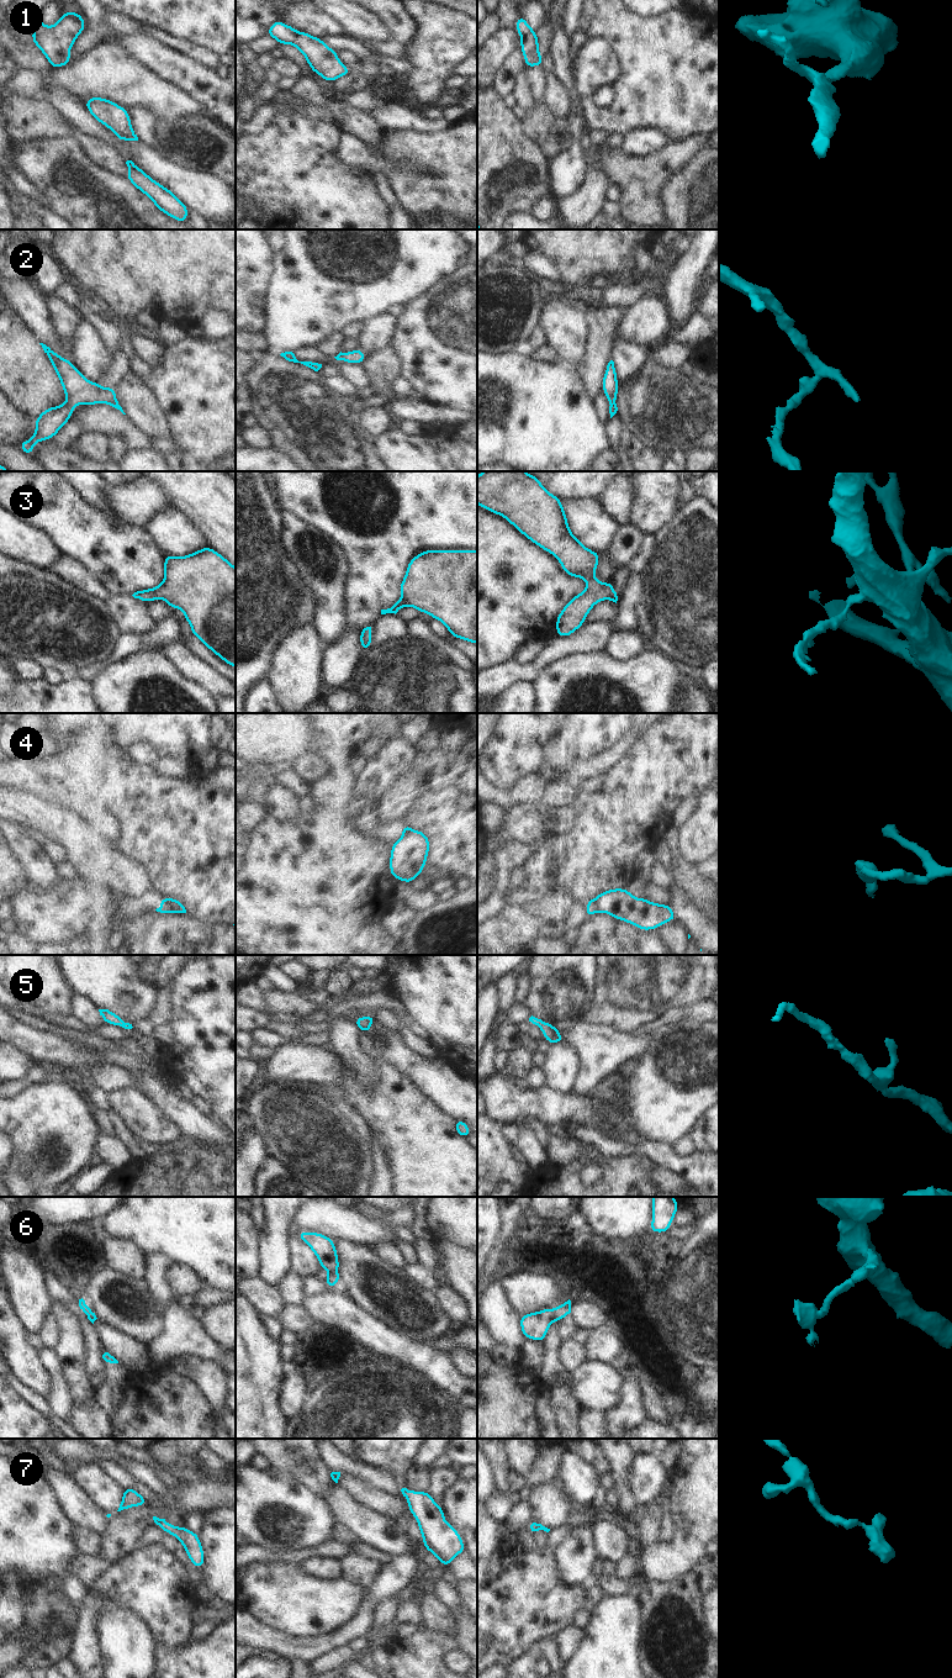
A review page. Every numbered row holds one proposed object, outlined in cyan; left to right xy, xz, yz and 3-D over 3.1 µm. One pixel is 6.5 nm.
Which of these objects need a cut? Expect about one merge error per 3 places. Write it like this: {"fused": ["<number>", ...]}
{"fused": ["4", "6"]}

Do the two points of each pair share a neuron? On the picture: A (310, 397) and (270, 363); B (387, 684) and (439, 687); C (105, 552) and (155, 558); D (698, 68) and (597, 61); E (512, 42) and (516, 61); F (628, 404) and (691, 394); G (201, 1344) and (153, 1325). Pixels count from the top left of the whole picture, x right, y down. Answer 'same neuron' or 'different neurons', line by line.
A: same neuron
B: same neuron
C: same neuron
D: different neurons
E: different neurons
F: same neuron
G: different neurons

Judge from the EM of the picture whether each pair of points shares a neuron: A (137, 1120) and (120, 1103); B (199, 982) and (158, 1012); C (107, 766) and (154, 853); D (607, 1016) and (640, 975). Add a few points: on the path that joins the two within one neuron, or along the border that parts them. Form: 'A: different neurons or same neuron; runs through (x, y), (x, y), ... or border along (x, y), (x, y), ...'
A: same neuron; runs through (133, 1117), (123, 1107)
B: different neurons; border along (169, 985), (170, 1016), (164, 1023)
C: same neuron; runs through (128, 787), (133, 797), (154, 818), (154, 832)
D: same neuron; runs through (617, 1006), (628, 995), (628, 988), (631, 985)

